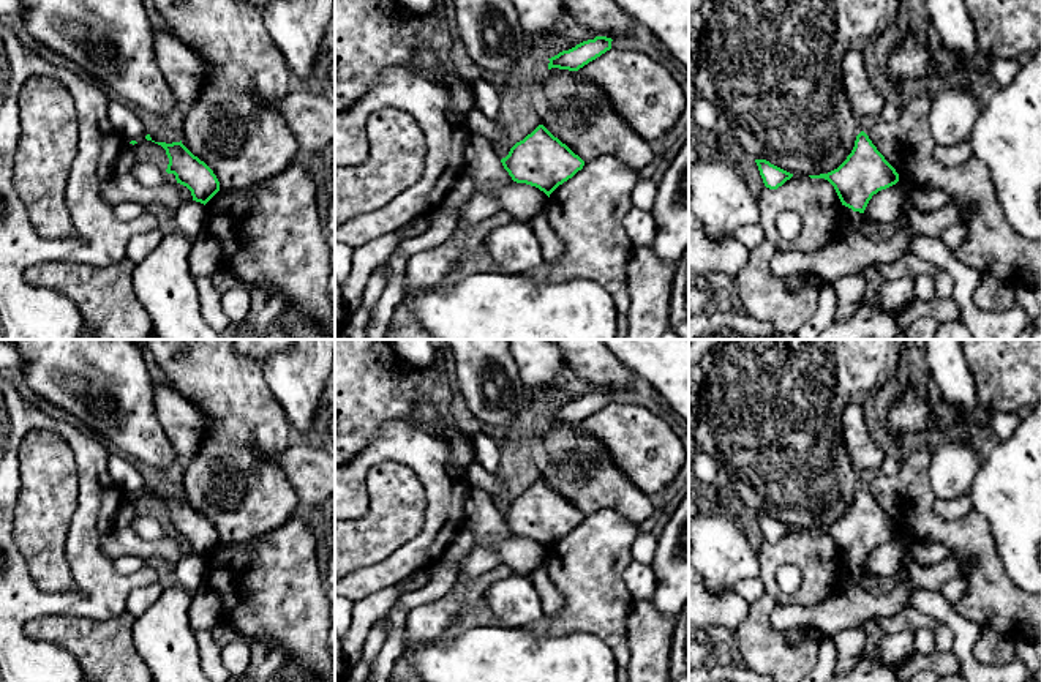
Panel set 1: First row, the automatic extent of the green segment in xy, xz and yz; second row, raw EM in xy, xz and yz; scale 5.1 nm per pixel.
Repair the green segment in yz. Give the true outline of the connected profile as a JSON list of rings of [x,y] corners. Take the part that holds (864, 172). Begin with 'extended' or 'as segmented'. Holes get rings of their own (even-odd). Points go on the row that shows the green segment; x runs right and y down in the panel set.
as segmented; [[[861,131],[847,159],[834,170],[810,178],[828,180],[842,205],[864,213],[874,194],[899,182],[899,174],[877,150],[869,136]]]

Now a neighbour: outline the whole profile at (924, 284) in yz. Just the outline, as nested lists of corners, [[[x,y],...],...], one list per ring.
[[[930,275],[915,276],[915,297],[921,300],[935,297],[935,279]]]

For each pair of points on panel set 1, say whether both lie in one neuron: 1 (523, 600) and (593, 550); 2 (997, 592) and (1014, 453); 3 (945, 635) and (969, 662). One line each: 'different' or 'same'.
1: different
2: different
3: different

